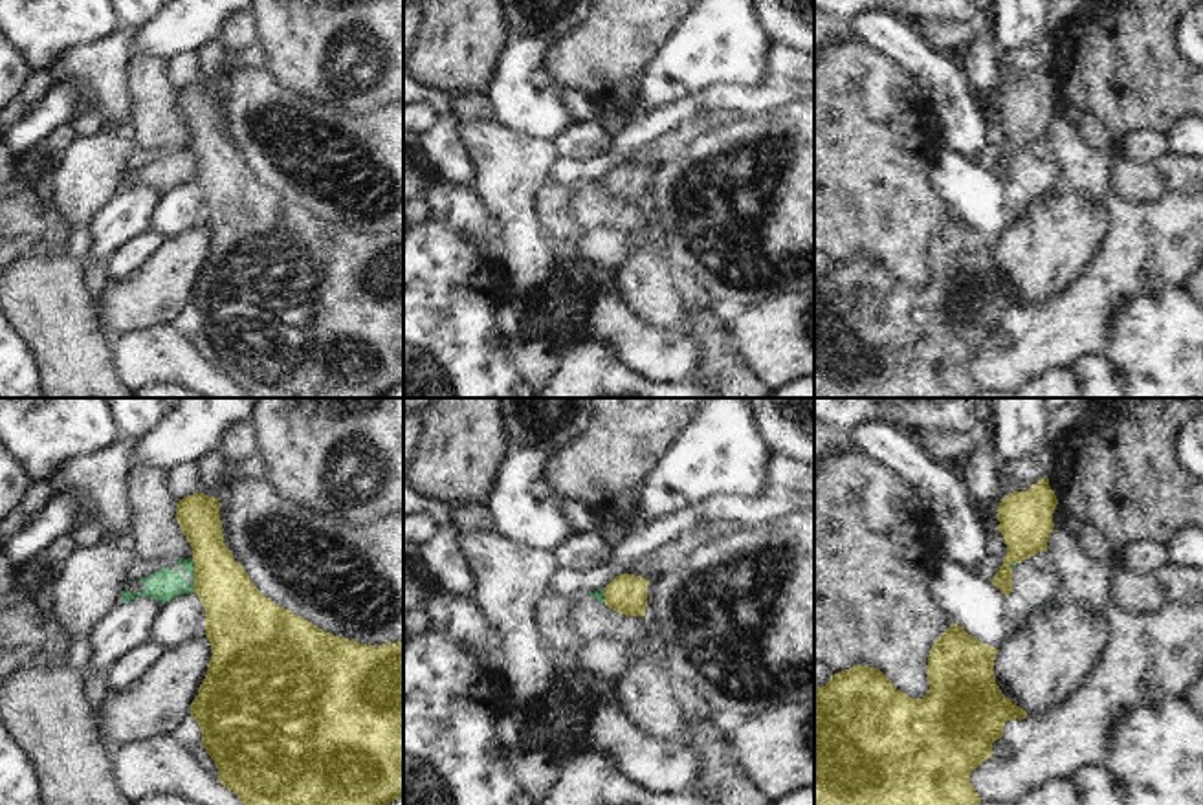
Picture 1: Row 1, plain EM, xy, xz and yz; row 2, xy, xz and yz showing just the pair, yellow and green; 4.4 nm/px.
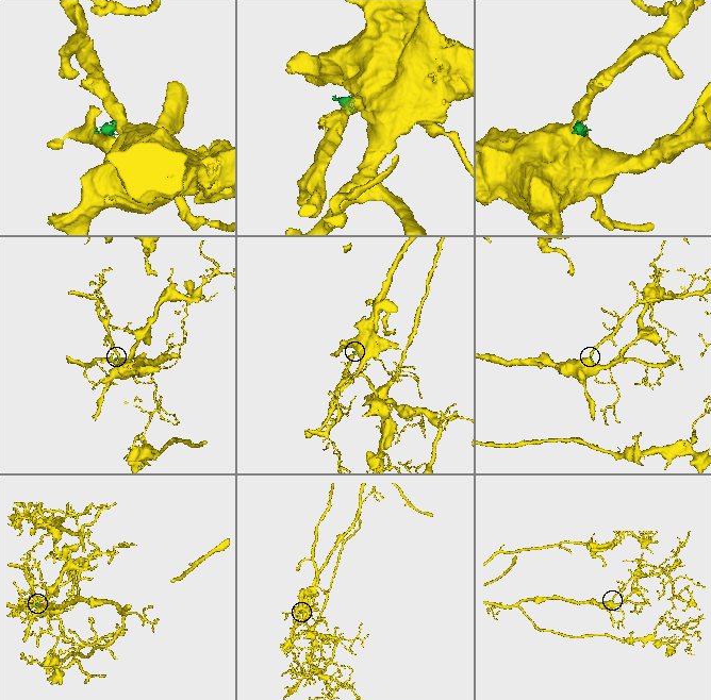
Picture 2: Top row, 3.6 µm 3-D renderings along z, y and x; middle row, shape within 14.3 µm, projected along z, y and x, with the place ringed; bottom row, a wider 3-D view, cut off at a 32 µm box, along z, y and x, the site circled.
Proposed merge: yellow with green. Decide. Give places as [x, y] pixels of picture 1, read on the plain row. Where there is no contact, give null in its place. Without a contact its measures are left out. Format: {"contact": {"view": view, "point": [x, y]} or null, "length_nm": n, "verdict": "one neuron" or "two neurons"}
{"contact": {"view": "xy", "point": [195, 165]}, "length_nm": 140, "verdict": "two neurons"}

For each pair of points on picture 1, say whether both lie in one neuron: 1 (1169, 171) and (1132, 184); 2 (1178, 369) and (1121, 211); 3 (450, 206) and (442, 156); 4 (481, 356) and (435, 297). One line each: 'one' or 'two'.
1: one
2: two
3: two
4: one

